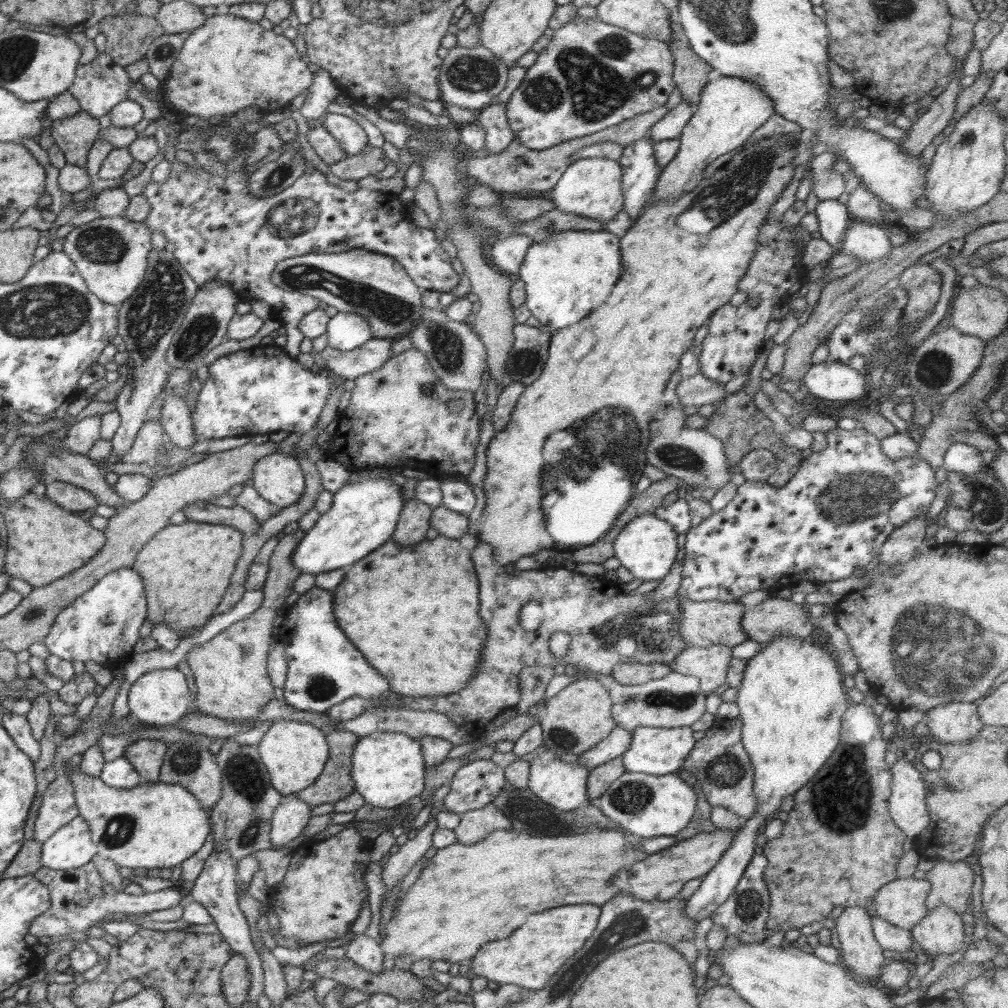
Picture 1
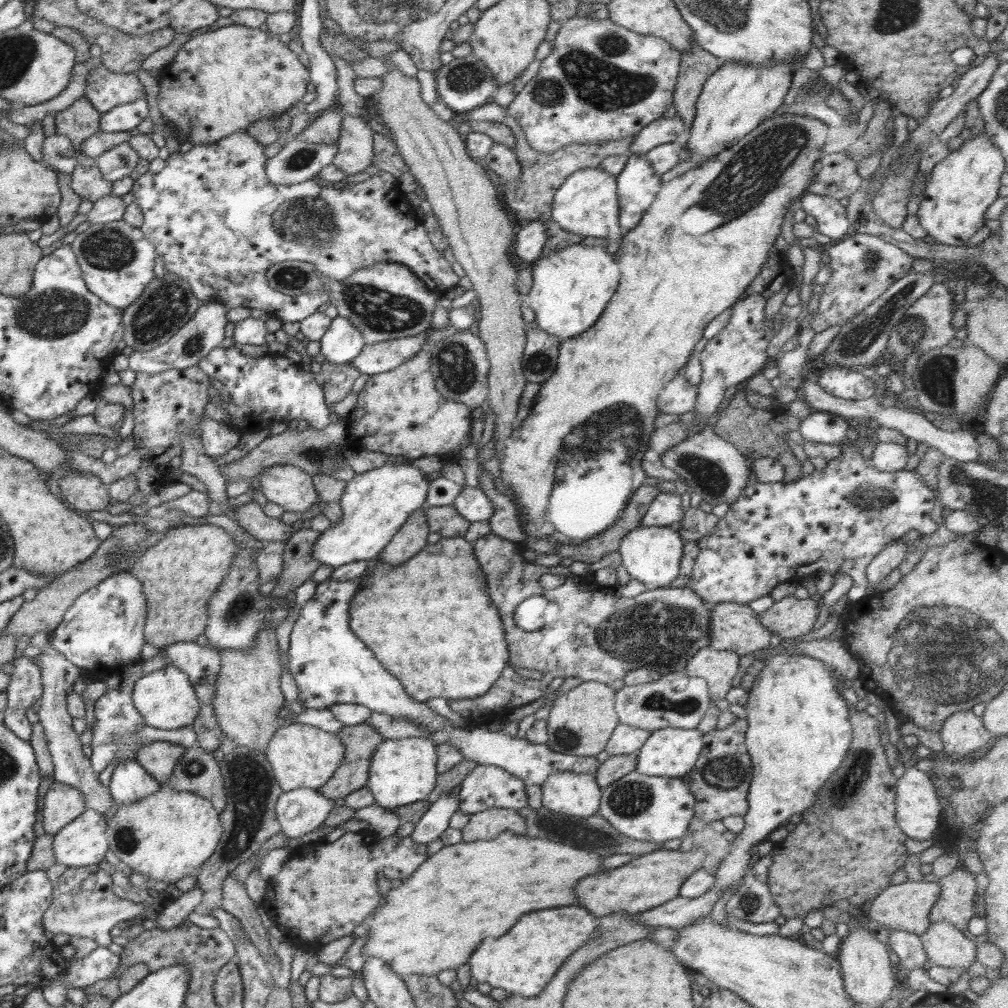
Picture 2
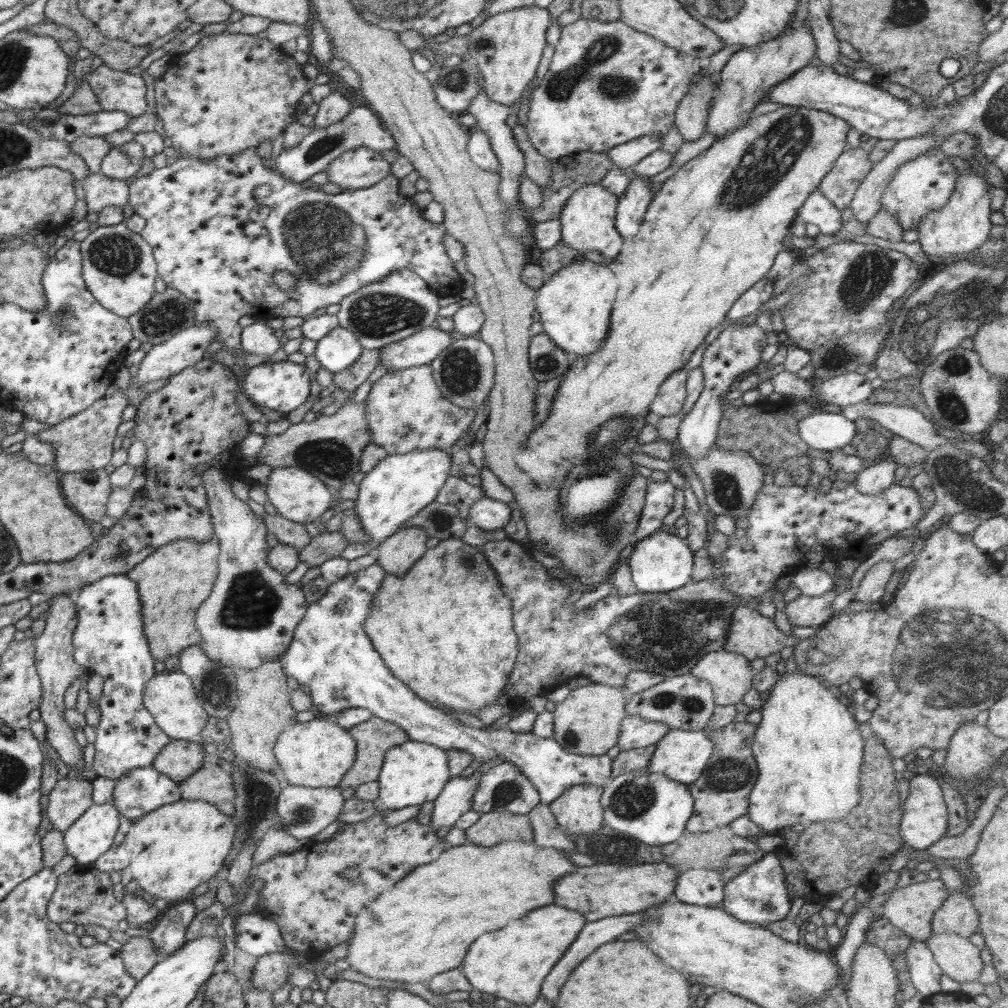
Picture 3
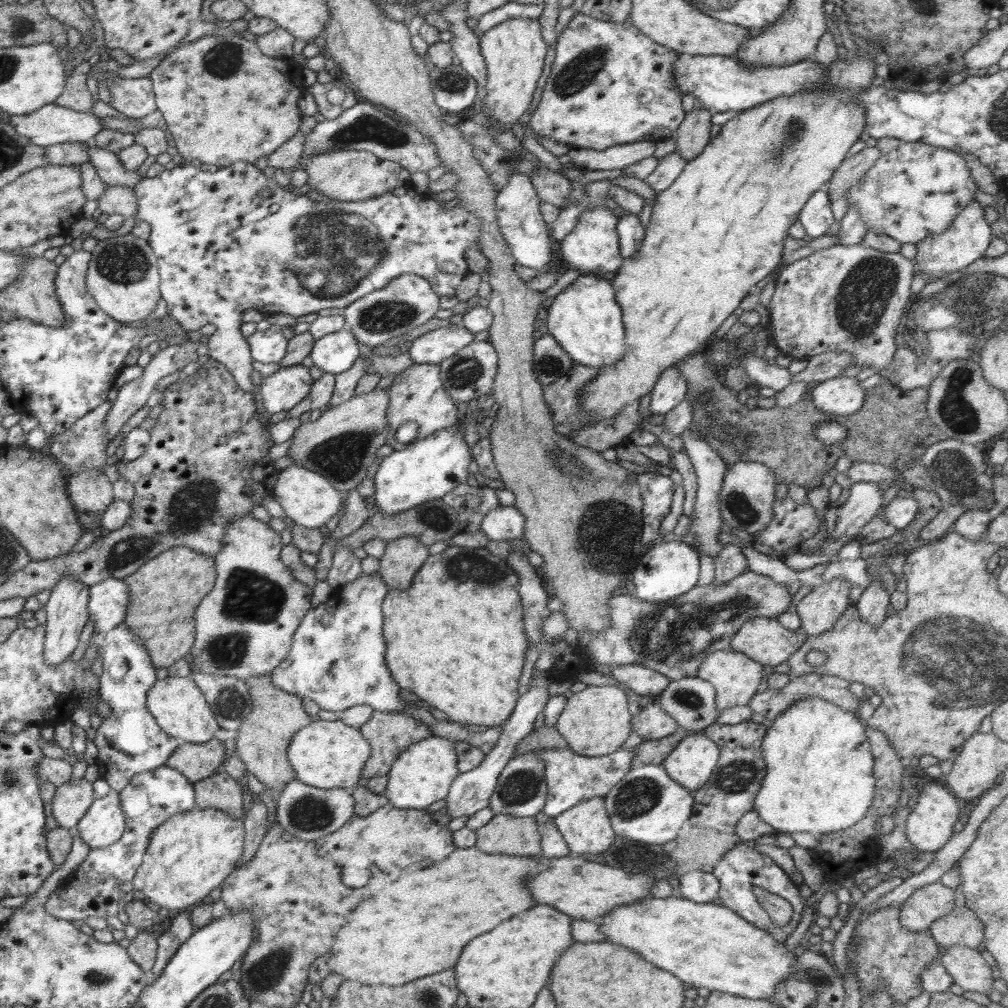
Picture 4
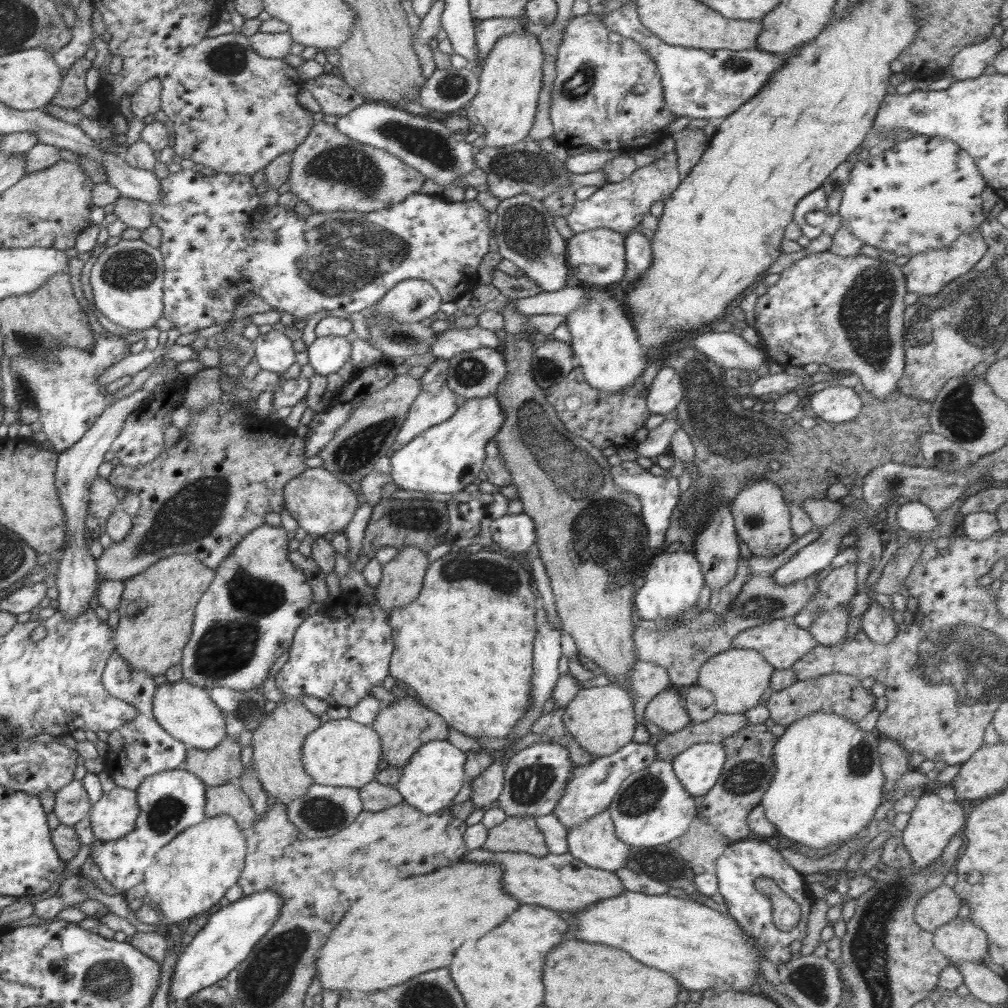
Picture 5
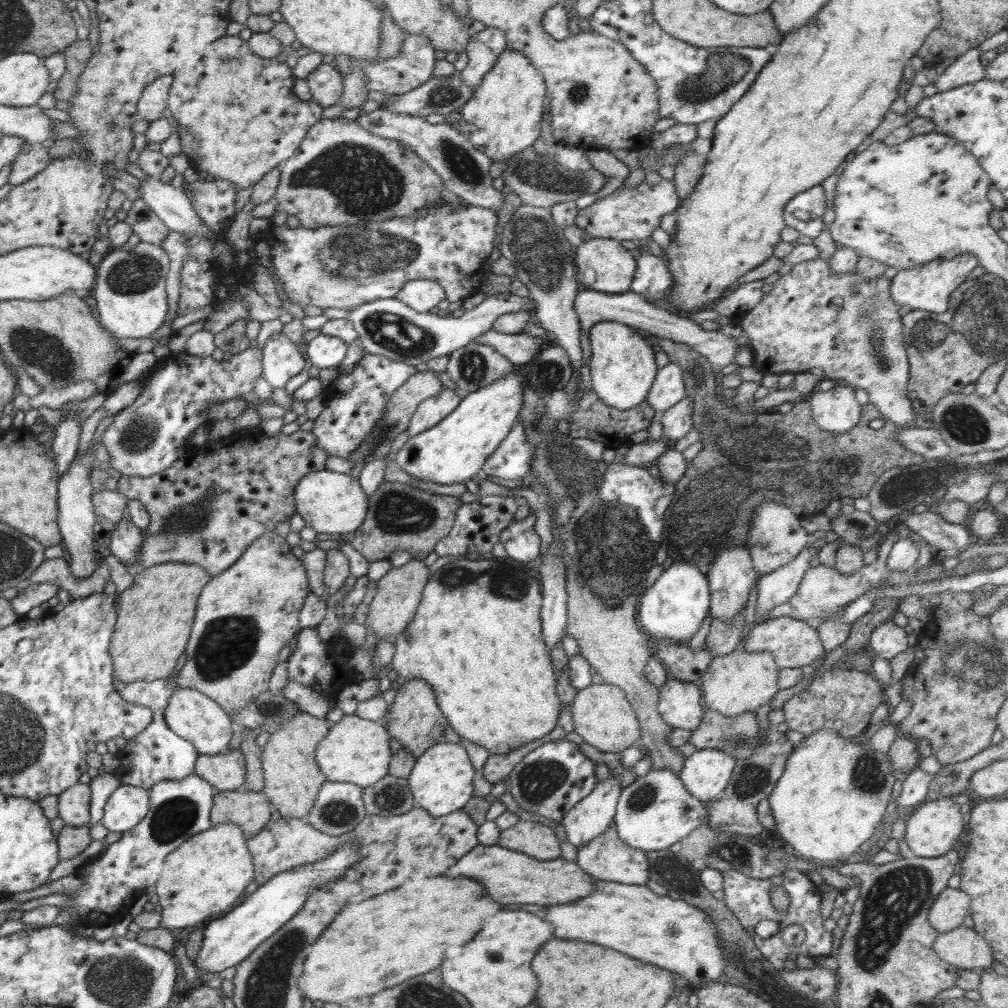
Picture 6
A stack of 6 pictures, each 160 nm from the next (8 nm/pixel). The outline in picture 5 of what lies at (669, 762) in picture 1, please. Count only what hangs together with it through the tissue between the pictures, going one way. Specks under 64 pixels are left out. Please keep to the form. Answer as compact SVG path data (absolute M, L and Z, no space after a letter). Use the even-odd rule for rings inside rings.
M702 742L690 746L688 750L684 750L684 752L675 756L671 763L678 780L695 797L704 796L716 784L723 772L724 763L727 763L727 758L725 749L721 744Z

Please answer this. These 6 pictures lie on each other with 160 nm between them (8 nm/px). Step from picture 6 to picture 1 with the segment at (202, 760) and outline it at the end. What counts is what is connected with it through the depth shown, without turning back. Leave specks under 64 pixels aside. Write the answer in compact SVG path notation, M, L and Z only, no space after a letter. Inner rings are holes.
M136 740L126 748L124 758L134 766L145 782L158 783L159 772L168 752L166 743L160 740Z

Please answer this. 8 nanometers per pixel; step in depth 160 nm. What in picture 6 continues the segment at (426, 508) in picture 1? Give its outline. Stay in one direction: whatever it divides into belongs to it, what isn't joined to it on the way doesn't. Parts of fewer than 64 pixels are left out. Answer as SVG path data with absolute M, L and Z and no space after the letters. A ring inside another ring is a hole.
M412 558L402 566L392 567L377 582L372 591L373 598L365 624L376 634L377 641L390 641L394 645L397 636L405 631L407 624L415 617L429 575L429 569L424 562Z

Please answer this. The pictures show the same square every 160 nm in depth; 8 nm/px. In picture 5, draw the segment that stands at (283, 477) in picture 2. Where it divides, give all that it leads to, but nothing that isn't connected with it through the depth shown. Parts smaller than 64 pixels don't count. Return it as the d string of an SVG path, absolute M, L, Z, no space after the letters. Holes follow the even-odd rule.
M312 468L288 481L283 488L285 509L298 521L301 534L324 535L327 532L342 532L352 520L358 507L358 497L346 482L342 482L324 468Z

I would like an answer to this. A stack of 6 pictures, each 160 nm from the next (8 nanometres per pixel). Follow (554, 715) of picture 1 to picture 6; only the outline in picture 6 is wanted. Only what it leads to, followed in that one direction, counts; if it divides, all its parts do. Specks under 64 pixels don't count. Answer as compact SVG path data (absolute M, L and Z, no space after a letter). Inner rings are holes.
M592 684L577 691L571 703L574 731L586 744L602 752L622 754L630 746L637 745L640 736L640 725L627 697L614 684Z

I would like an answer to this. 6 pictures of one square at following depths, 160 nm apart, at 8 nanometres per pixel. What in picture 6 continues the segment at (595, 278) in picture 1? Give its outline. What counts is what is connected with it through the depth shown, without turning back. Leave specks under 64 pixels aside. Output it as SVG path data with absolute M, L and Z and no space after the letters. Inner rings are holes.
M598 322L590 330L590 350L592 388L609 407L626 410L647 400L658 369L654 349L646 335L618 322Z

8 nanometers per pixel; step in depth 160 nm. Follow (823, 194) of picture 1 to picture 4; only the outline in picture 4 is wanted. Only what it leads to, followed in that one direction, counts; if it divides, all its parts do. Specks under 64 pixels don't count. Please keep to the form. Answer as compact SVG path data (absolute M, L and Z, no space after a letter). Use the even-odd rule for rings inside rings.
M876 146L865 147L854 155L848 154L843 163L834 171L828 188L828 197L831 201L831 210L836 222L841 222L847 214L848 198L846 193L883 155Z

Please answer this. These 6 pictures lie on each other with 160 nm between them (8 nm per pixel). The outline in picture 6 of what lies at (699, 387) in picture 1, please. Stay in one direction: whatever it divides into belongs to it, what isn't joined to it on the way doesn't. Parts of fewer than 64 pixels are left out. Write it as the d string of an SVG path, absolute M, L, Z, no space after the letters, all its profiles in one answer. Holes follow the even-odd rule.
M671 362L657 370L647 394L647 403L658 415L685 397L684 366Z

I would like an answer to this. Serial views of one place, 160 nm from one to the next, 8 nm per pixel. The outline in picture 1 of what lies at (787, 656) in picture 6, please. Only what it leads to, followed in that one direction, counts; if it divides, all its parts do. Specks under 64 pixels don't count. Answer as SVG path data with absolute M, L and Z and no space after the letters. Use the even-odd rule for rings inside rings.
M683 600L680 603L680 634L691 646L708 648L713 644L725 644L733 648L737 644L742 644L745 640L749 640L741 625L741 618L745 607L744 604L738 601L722 602L709 600L696 602L693 600Z

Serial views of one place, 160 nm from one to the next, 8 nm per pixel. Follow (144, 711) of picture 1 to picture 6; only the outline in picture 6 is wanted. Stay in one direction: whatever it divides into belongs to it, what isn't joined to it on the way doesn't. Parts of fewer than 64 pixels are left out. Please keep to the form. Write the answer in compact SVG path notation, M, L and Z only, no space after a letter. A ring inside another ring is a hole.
M180 687L174 691L164 717L168 728L177 736L188 740L199 754L212 756L225 753L235 731L235 725L228 713L224 712L214 700L195 689Z

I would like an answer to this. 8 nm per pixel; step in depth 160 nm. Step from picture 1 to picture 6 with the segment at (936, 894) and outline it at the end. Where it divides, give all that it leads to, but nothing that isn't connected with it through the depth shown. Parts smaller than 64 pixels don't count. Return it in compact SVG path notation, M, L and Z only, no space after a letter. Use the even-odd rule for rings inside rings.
M963 924L951 931L940 932L933 944L940 960L968 970L990 970L995 963L987 940Z

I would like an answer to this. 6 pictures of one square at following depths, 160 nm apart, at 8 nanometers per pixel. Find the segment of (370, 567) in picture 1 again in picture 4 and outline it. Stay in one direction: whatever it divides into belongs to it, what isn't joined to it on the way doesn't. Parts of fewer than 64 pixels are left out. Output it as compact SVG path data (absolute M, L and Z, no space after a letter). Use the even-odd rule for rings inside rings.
M428 555L428 558L422 563L419 571L413 576L410 588L406 590L389 589L384 597L381 609L384 615L383 635L386 641L385 659L386 667L390 670L392 679L400 689L406 689L412 694L418 696L423 705L438 709L450 721L458 724L475 724L478 726L487 726L487 728L498 728L513 715L514 708L519 700L519 679L522 675L526 653L528 648L527 636L524 632L523 623L523 604L521 596L517 591L519 578L509 566L502 566L502 572L508 572L508 576L504 576L502 580L496 580L492 584L480 584L480 582L458 582L454 578L446 578L444 582L444 572L448 572L448 566L444 560L440 560L440 556Z

